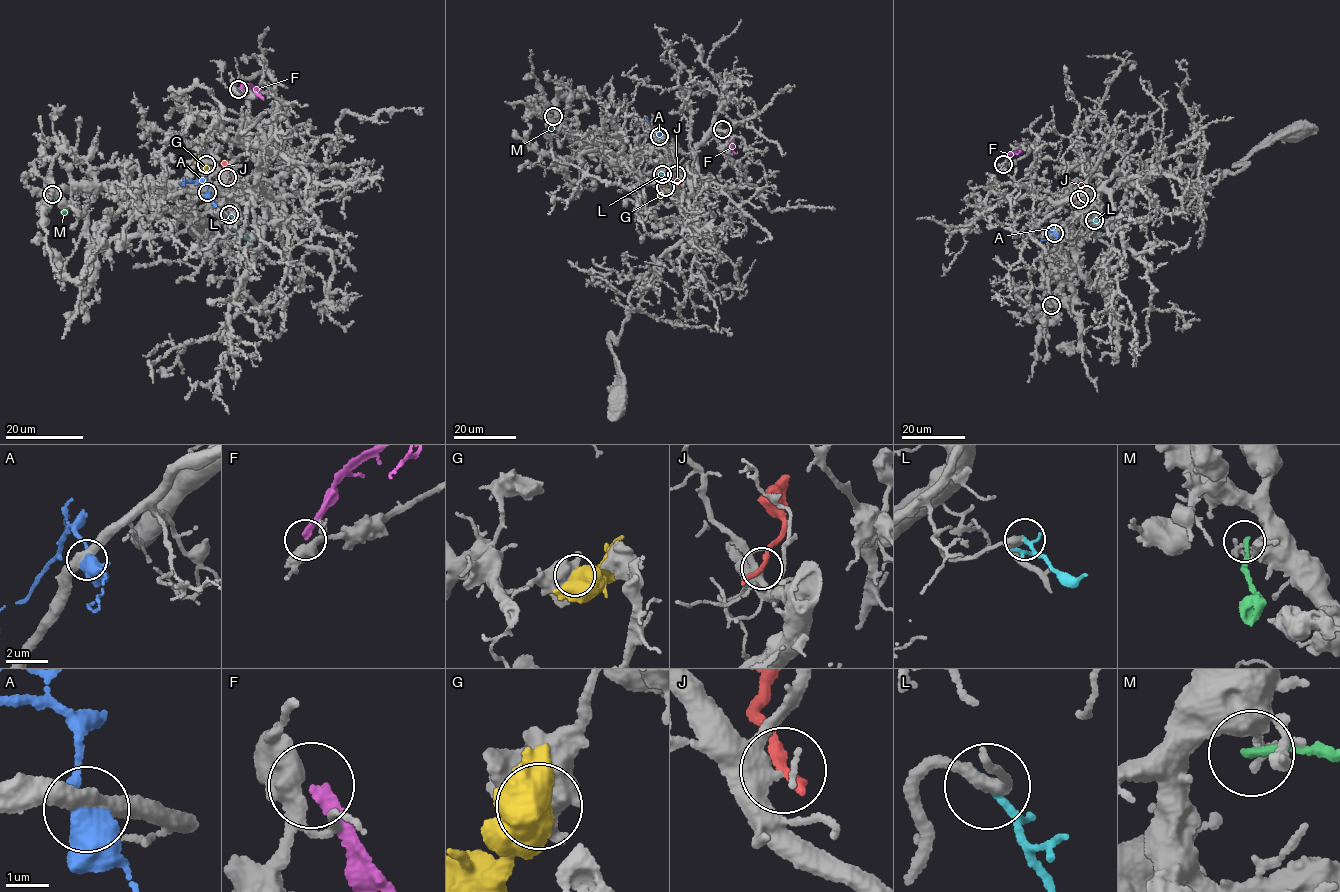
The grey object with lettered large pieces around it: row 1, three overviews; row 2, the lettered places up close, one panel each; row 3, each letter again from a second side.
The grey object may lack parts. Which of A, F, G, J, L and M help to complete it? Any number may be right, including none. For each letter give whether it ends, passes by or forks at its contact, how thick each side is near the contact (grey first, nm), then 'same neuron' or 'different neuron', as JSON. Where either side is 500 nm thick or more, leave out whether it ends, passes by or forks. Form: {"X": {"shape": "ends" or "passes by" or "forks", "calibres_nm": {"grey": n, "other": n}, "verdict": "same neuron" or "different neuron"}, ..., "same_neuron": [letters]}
{"A": {"shape": "passes by", "calibres_nm": {"grey": 400, "other": 480}, "verdict": "different neuron"}, "F": {"calibres_nm": {"grey": 550, "other": 260}, "verdict": "different neuron"}, "G": {"calibres_nm": {"grey": 800, "other": 800}, "verdict": "different neuron"}, "J": {"shape": "passes by", "calibres_nm": {"grey": 360, "other": 220}, "verdict": "different neuron"}, "L": {"shape": "passes by", "calibres_nm": {"grey": 320, "other": 150}, "verdict": "different neuron"}, "M": {"shape": "ends", "calibres_nm": {"grey": 340, "other": 200}, "verdict": "different neuron"}, "same_neuron": []}

